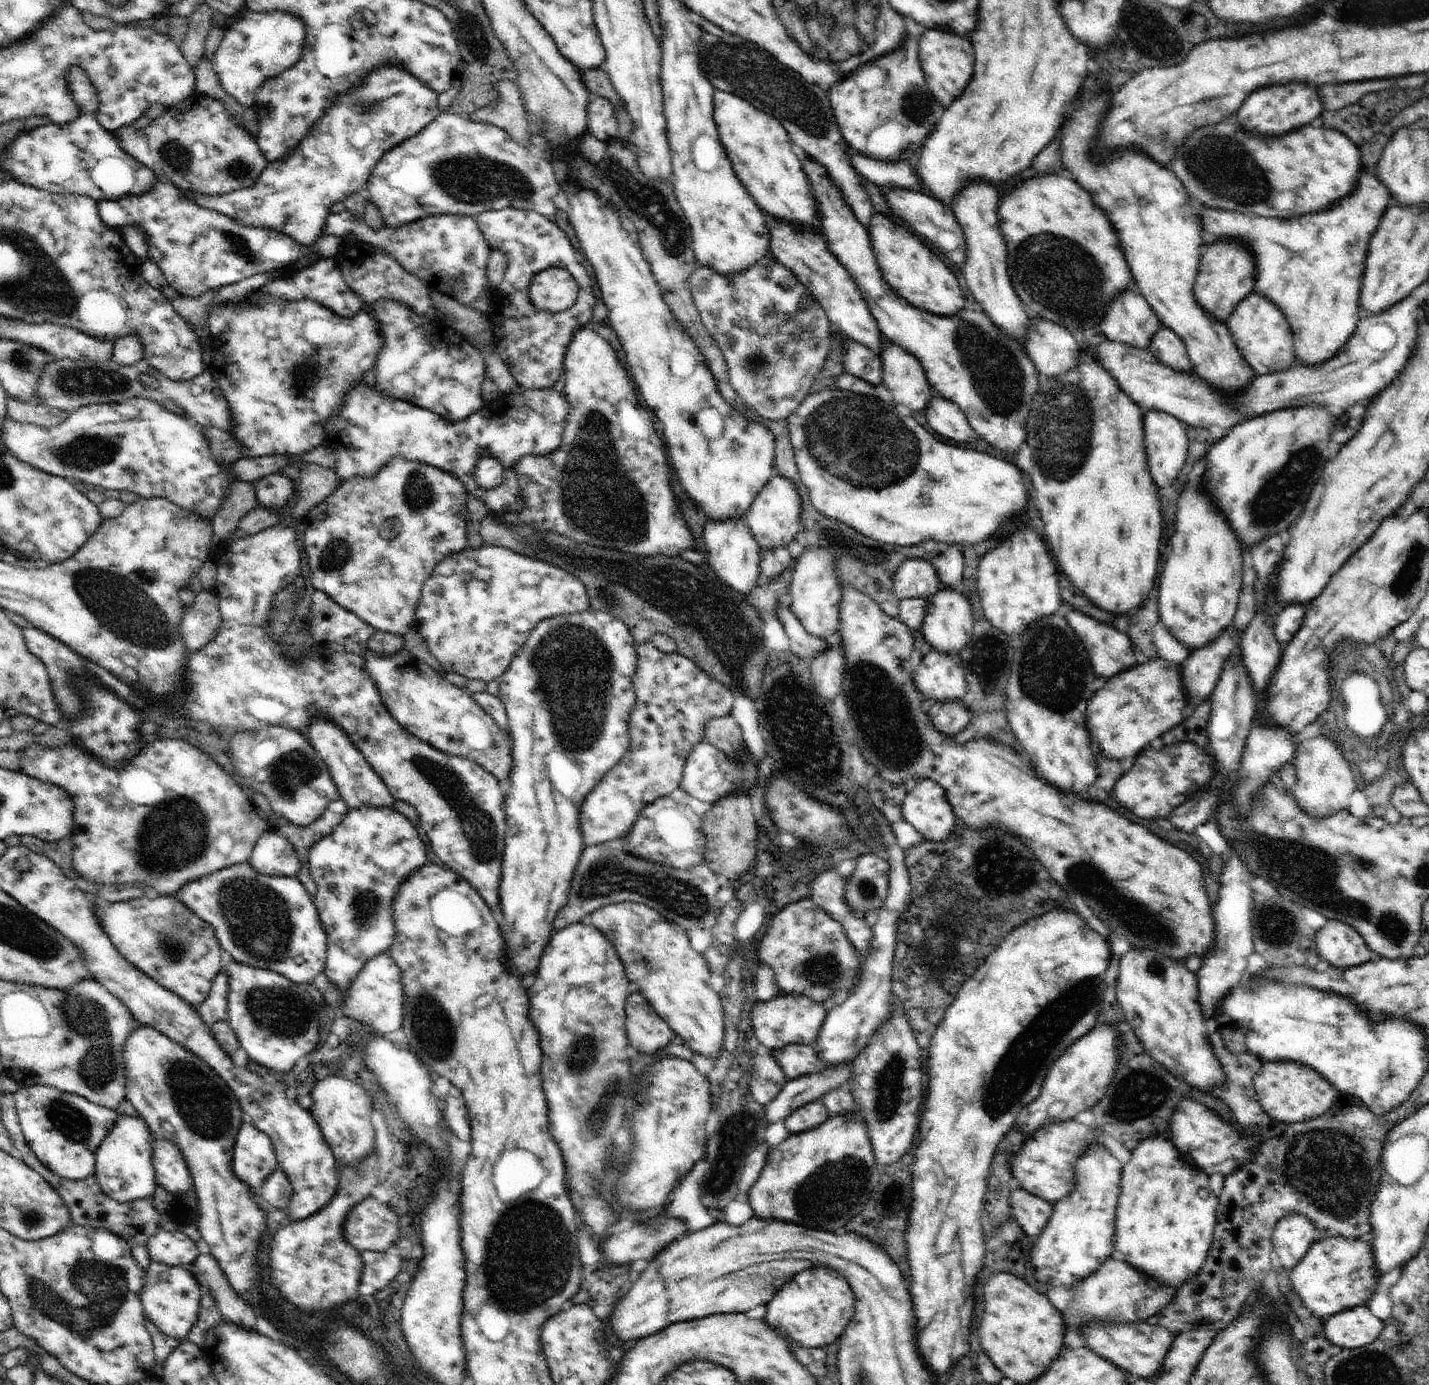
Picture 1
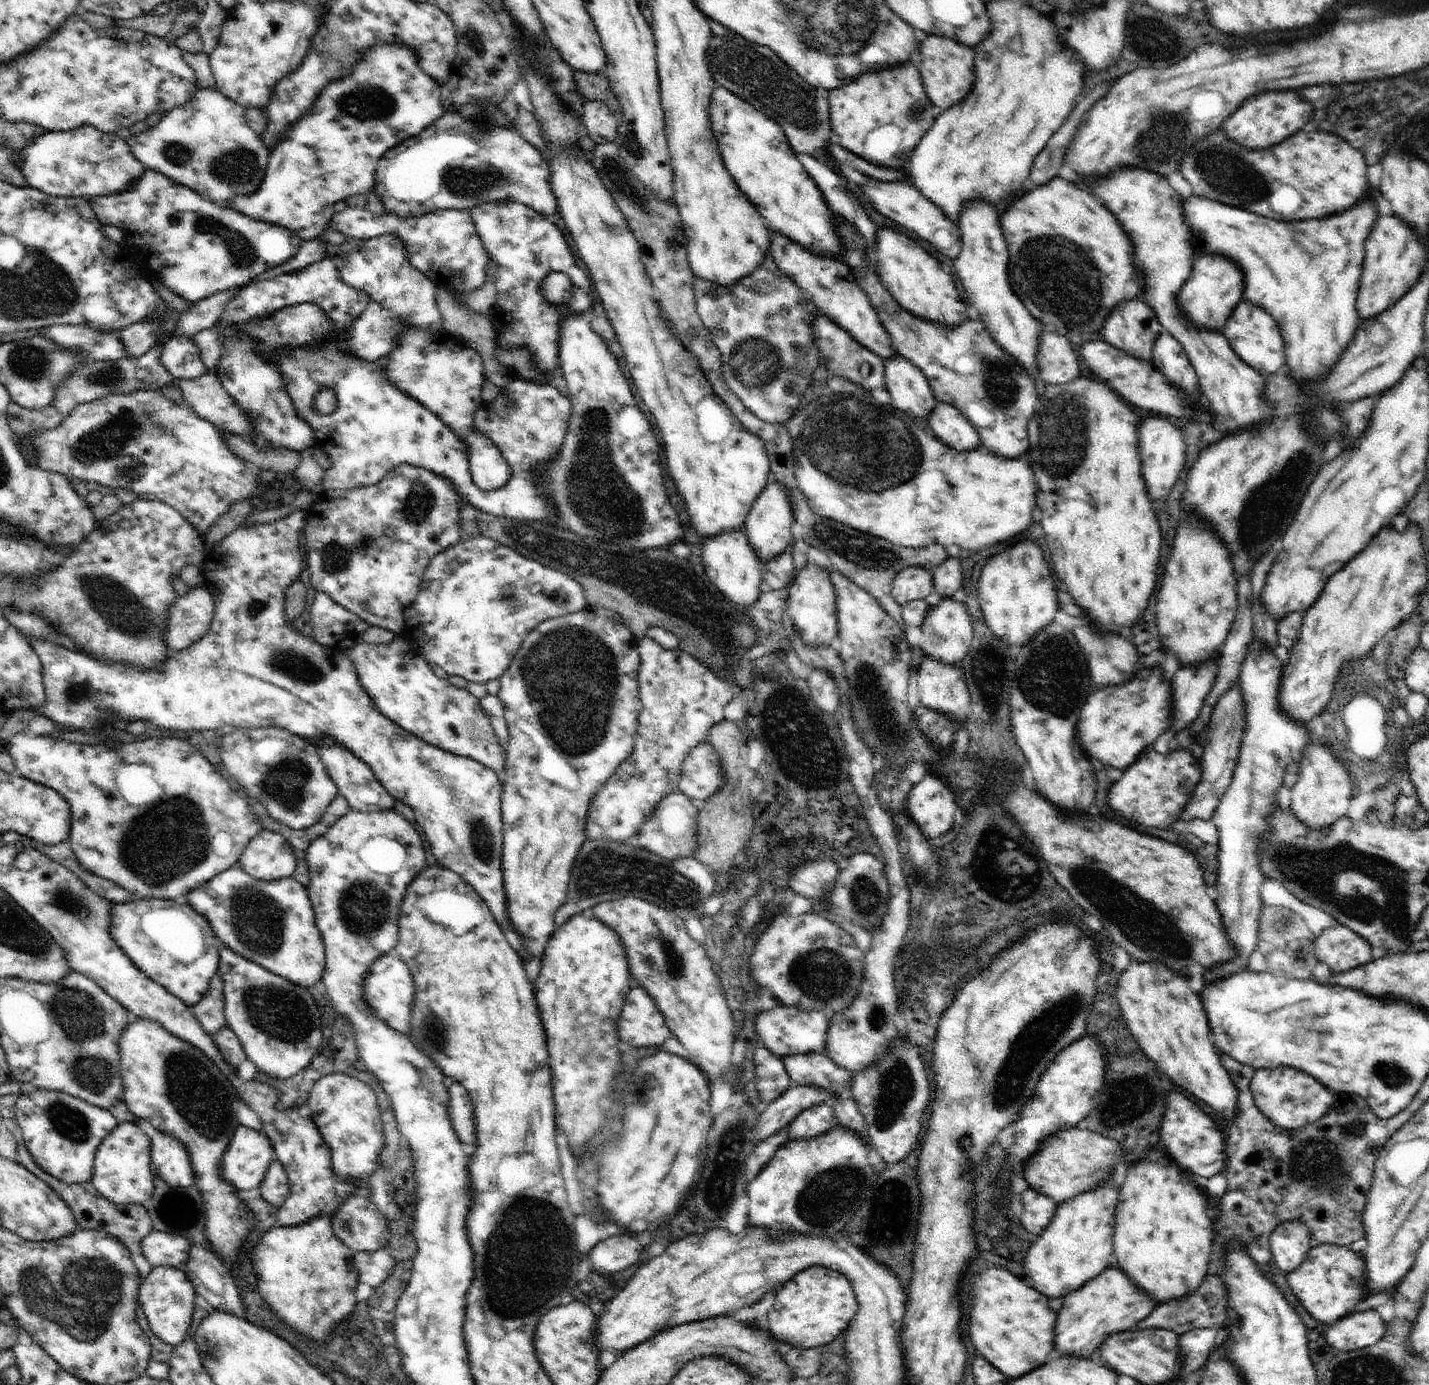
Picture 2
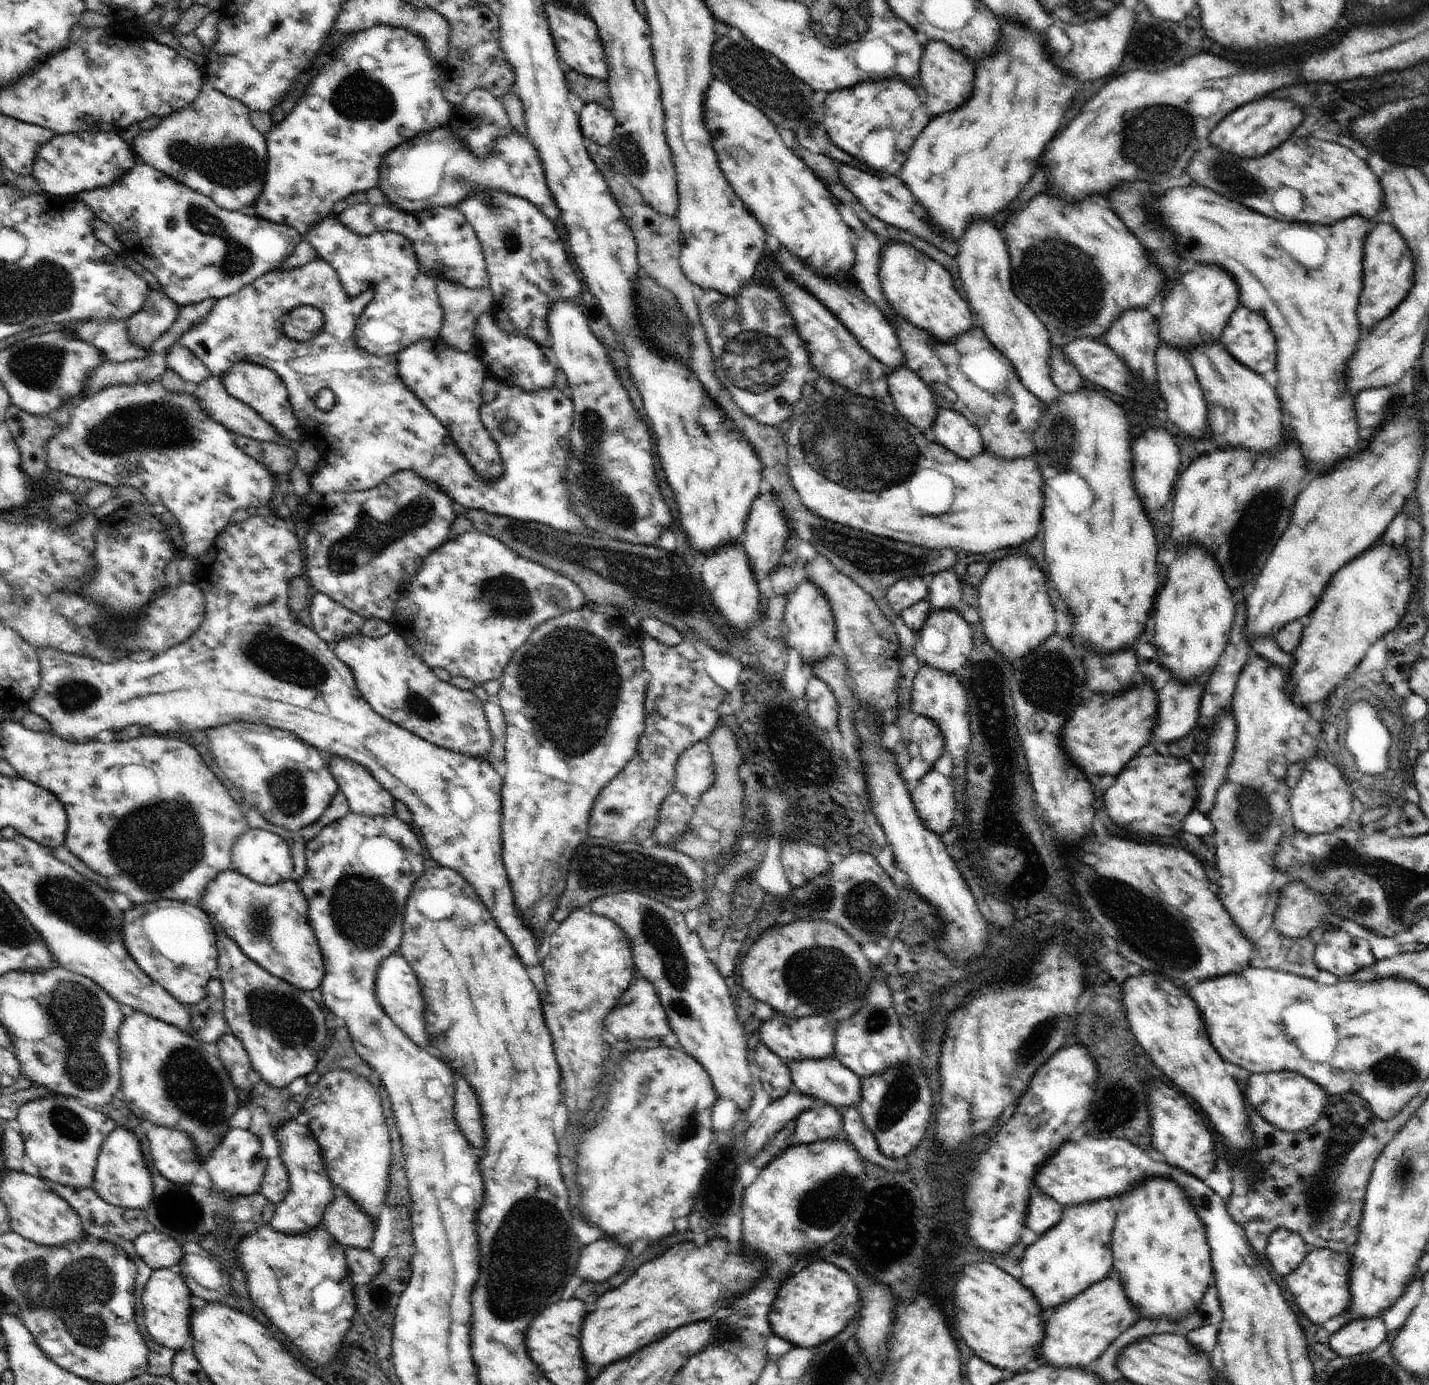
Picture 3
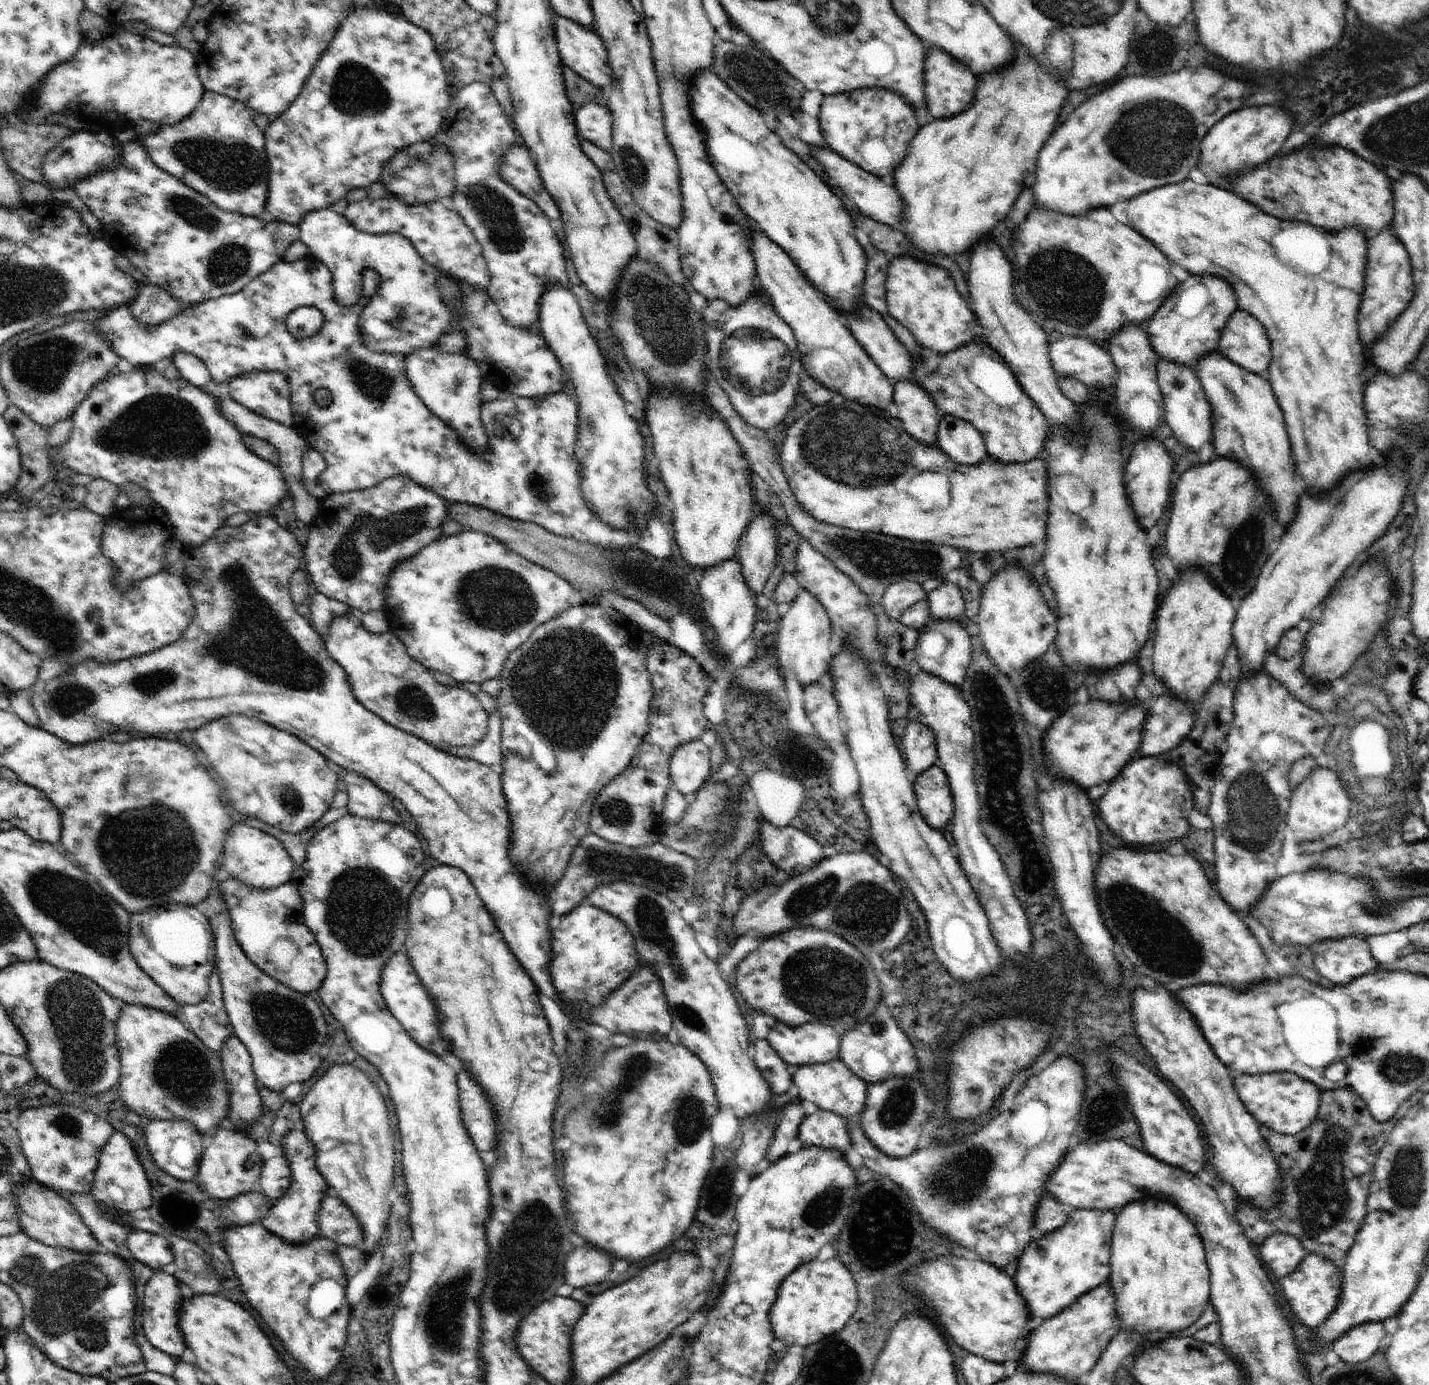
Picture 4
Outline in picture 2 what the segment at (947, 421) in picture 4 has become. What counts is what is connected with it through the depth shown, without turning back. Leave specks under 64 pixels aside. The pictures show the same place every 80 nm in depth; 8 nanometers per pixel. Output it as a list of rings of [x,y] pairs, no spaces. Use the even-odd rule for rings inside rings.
[[[937,402],[927,419],[934,436],[957,451],[971,451],[981,442],[978,431],[967,416],[953,404]]]

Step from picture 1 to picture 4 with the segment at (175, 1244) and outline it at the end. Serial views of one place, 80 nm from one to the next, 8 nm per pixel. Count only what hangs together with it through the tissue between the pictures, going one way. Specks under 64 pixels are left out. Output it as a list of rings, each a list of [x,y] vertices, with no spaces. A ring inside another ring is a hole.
[[[132,1231],[127,1236],[127,1245],[138,1262],[159,1270],[175,1259],[172,1245],[164,1236],[146,1231]]]

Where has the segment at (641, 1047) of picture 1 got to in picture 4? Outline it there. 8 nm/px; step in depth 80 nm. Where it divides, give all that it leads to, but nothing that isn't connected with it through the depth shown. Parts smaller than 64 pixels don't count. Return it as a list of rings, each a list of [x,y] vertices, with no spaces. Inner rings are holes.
[[[640,966],[634,974],[613,993],[599,1007],[591,1009],[587,1022],[600,1025],[615,1034],[618,1038],[623,1036],[653,1037],[664,1036],[673,1027],[671,1010],[668,1006],[661,980],[650,967]]]

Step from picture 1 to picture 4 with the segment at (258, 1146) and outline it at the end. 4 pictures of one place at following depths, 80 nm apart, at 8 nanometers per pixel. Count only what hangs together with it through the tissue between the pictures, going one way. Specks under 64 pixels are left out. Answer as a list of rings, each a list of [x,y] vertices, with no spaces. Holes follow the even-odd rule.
[[[220,1128],[213,1137],[207,1139],[196,1175],[198,1186],[214,1199],[230,1200],[238,1195],[252,1193],[264,1163],[265,1160],[256,1152],[256,1141],[246,1130]]]

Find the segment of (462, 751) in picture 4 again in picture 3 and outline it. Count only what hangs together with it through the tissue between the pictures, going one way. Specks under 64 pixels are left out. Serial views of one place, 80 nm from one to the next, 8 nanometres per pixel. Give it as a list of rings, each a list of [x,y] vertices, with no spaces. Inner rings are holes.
[[[491,698],[490,700],[484,702],[483,709],[485,710],[485,715],[492,735],[491,751],[486,759],[479,759],[479,760],[484,760],[492,765],[496,764],[496,762],[500,762],[501,760],[503,760],[505,755],[505,738],[506,738],[505,716],[502,707],[499,705],[498,700],[496,698]]]

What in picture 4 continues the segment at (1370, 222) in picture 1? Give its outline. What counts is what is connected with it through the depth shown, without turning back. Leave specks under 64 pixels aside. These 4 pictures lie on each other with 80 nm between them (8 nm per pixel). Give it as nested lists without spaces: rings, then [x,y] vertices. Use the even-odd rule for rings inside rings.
[[[1184,180],[1180,184],[1170,184],[1170,186],[1164,186],[1164,188],[1158,188],[1158,190],[1150,190],[1150,192],[1144,192],[1140,194],[1138,198],[1134,198],[1128,208],[1126,208],[1126,218],[1130,222],[1130,226],[1134,230],[1138,230],[1138,234],[1142,234],[1144,238],[1152,240],[1158,250],[1162,250],[1164,256],[1172,258],[1174,262],[1178,262],[1180,266],[1184,266],[1188,272],[1192,274],[1220,274],[1222,278],[1226,278],[1232,288],[1236,290],[1236,296],[1238,296],[1238,308],[1240,310],[1248,310],[1250,314],[1254,314],[1268,330],[1270,334],[1270,340],[1272,340],[1272,364],[1270,364],[1270,382],[1272,382],[1272,388],[1274,388],[1274,394],[1278,398],[1278,404],[1284,412],[1284,418],[1286,418],[1286,428],[1288,428],[1288,436],[1290,436],[1290,444],[1292,444],[1292,454],[1294,454],[1294,460],[1296,460],[1296,474],[1300,474],[1308,488],[1310,490],[1316,490],[1316,492],[1322,492],[1322,490],[1332,490],[1344,476],[1346,472],[1352,472],[1352,470],[1358,470],[1358,468],[1368,468],[1370,466],[1370,456],[1368,456],[1368,428],[1366,428],[1366,416],[1364,416],[1364,402],[1362,402],[1362,380],[1360,380],[1360,374],[1362,374],[1362,368],[1364,368],[1364,356],[1362,356],[1362,350],[1364,350],[1364,344],[1360,342],[1360,334],[1358,334],[1358,324],[1356,324],[1356,316],[1358,316],[1358,310],[1360,310],[1360,302],[1362,302],[1362,292],[1364,292],[1364,274],[1366,274],[1366,238],[1362,234],[1362,230],[1358,228],[1346,228],[1346,230],[1340,230],[1338,234],[1332,234],[1332,232],[1324,232],[1324,230],[1310,230],[1308,236],[1304,236],[1304,240],[1312,240],[1316,242],[1316,238],[1320,238],[1318,246],[1326,246],[1328,254],[1328,264],[1322,272],[1318,274],[1304,274],[1302,270],[1296,270],[1294,266],[1292,268],[1286,268],[1284,262],[1280,262],[1278,258],[1274,256],[1284,256],[1280,254],[1278,250],[1278,236],[1284,240],[1280,240],[1280,248],[1288,248],[1288,224],[1294,224],[1294,222],[1286,222],[1286,220],[1278,220],[1278,218],[1272,218],[1268,214],[1264,214],[1260,208],[1256,208],[1254,204],[1248,204],[1244,200],[1240,200],[1238,196],[1234,194],[1228,194],[1224,190],[1218,190],[1214,188],[1212,184],[1194,184]]]

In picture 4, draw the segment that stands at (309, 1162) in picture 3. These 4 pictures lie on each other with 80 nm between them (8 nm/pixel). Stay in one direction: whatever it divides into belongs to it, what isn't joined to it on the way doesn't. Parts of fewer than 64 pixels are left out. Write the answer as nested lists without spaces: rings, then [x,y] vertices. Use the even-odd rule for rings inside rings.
[[[301,1126],[284,1135],[281,1148],[291,1170],[291,1183],[286,1194],[275,1201],[275,1205],[260,1223],[284,1241],[301,1245],[320,1236],[318,1215],[322,1201],[328,1196],[329,1186],[317,1169],[315,1146]]]

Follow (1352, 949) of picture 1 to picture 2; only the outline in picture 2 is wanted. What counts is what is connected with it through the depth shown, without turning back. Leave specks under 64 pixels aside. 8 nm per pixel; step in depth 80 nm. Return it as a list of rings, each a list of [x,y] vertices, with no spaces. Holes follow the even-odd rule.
[[[1337,923],[1323,930],[1315,941],[1315,955],[1319,962],[1324,962],[1331,968],[1332,973],[1348,972],[1357,966],[1372,962],[1374,955],[1370,943],[1348,926]]]

